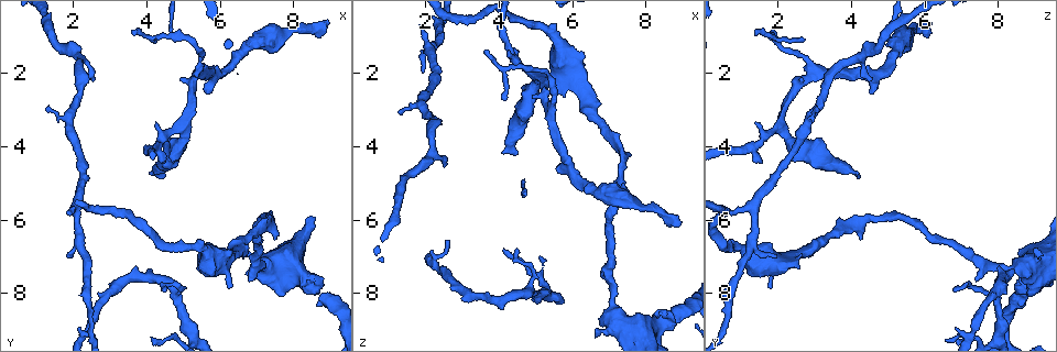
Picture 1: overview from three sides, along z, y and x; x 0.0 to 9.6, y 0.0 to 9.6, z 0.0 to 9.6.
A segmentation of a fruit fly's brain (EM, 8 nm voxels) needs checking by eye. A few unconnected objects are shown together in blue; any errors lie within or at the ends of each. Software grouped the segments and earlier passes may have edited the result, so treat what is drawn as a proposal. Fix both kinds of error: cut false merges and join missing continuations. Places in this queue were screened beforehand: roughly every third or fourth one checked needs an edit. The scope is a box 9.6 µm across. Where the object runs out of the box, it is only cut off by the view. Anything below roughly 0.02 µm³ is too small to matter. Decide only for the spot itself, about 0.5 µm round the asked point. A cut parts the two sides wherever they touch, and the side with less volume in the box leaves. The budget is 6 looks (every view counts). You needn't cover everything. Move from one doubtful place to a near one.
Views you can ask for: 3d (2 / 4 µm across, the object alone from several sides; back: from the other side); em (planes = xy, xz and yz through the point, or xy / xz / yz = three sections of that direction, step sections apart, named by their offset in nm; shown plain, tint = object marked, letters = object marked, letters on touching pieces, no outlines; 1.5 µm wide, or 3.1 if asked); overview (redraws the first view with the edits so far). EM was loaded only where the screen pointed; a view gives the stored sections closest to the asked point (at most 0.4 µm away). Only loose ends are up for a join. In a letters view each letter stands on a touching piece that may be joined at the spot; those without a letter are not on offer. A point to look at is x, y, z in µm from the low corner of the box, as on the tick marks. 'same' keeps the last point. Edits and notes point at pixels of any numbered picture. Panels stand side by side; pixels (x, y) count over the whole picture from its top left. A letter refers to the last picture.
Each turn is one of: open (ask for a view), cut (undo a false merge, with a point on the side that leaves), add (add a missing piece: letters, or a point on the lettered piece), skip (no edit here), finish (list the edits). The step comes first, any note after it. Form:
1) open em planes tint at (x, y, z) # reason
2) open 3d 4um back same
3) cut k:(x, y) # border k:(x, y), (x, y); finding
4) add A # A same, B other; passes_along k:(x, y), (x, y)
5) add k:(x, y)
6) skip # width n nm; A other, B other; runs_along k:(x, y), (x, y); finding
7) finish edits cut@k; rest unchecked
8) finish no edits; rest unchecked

open em planes letters at (4.50, 7.95, 6.75) # thin end

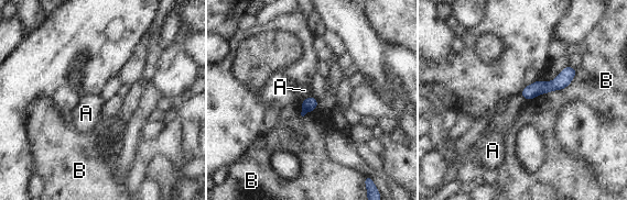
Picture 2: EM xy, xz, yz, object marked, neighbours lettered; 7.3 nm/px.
skip # A other, B other; runs_along 2:(572, 71), (559, 84), (525, 93); no lettered piece goes on from it

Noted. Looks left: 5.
open 3d 2um at (6.90, 7.65, 7.45) # an open end

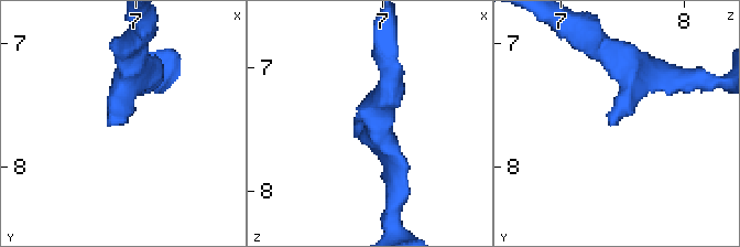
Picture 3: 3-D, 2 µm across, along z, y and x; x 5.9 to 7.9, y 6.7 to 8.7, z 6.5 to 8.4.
open em xz step 8 letters at (6.84, 7.66, 7.36) # need the tissue

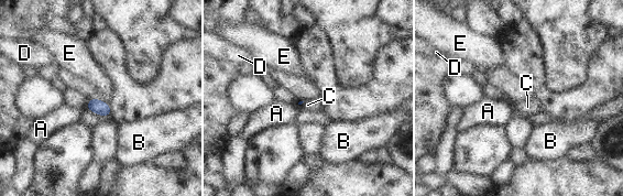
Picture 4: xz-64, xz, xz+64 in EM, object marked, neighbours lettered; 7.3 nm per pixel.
open em planes letters same # cut it another way

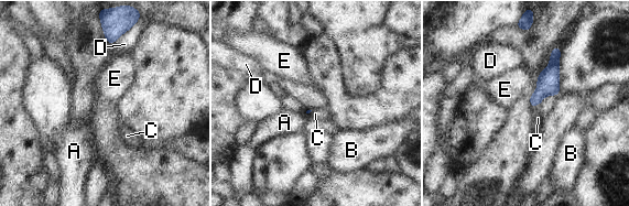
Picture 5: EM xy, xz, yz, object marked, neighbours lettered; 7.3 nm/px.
add C # A other, B other, C same, D other, E other; passes_along 5:(549, 80), (534, 106), (538, 118); it goes on there

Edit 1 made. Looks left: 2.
finish edits add@5; rest unchecked

